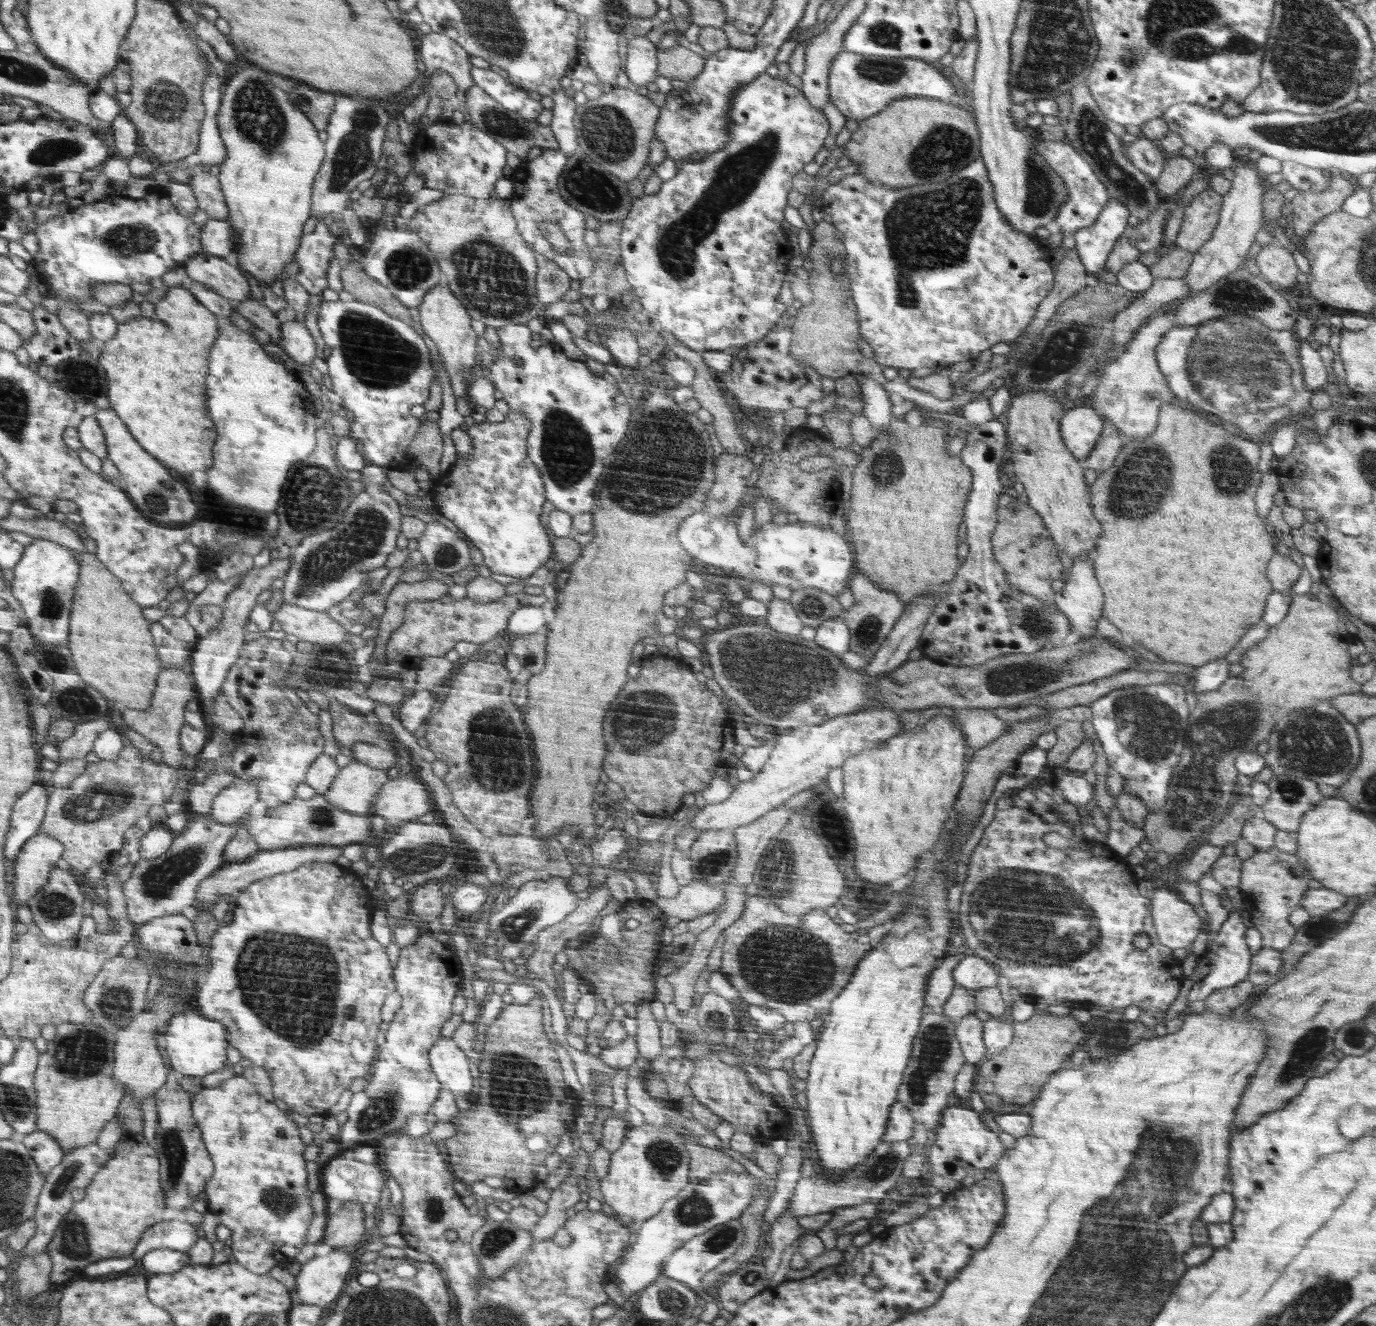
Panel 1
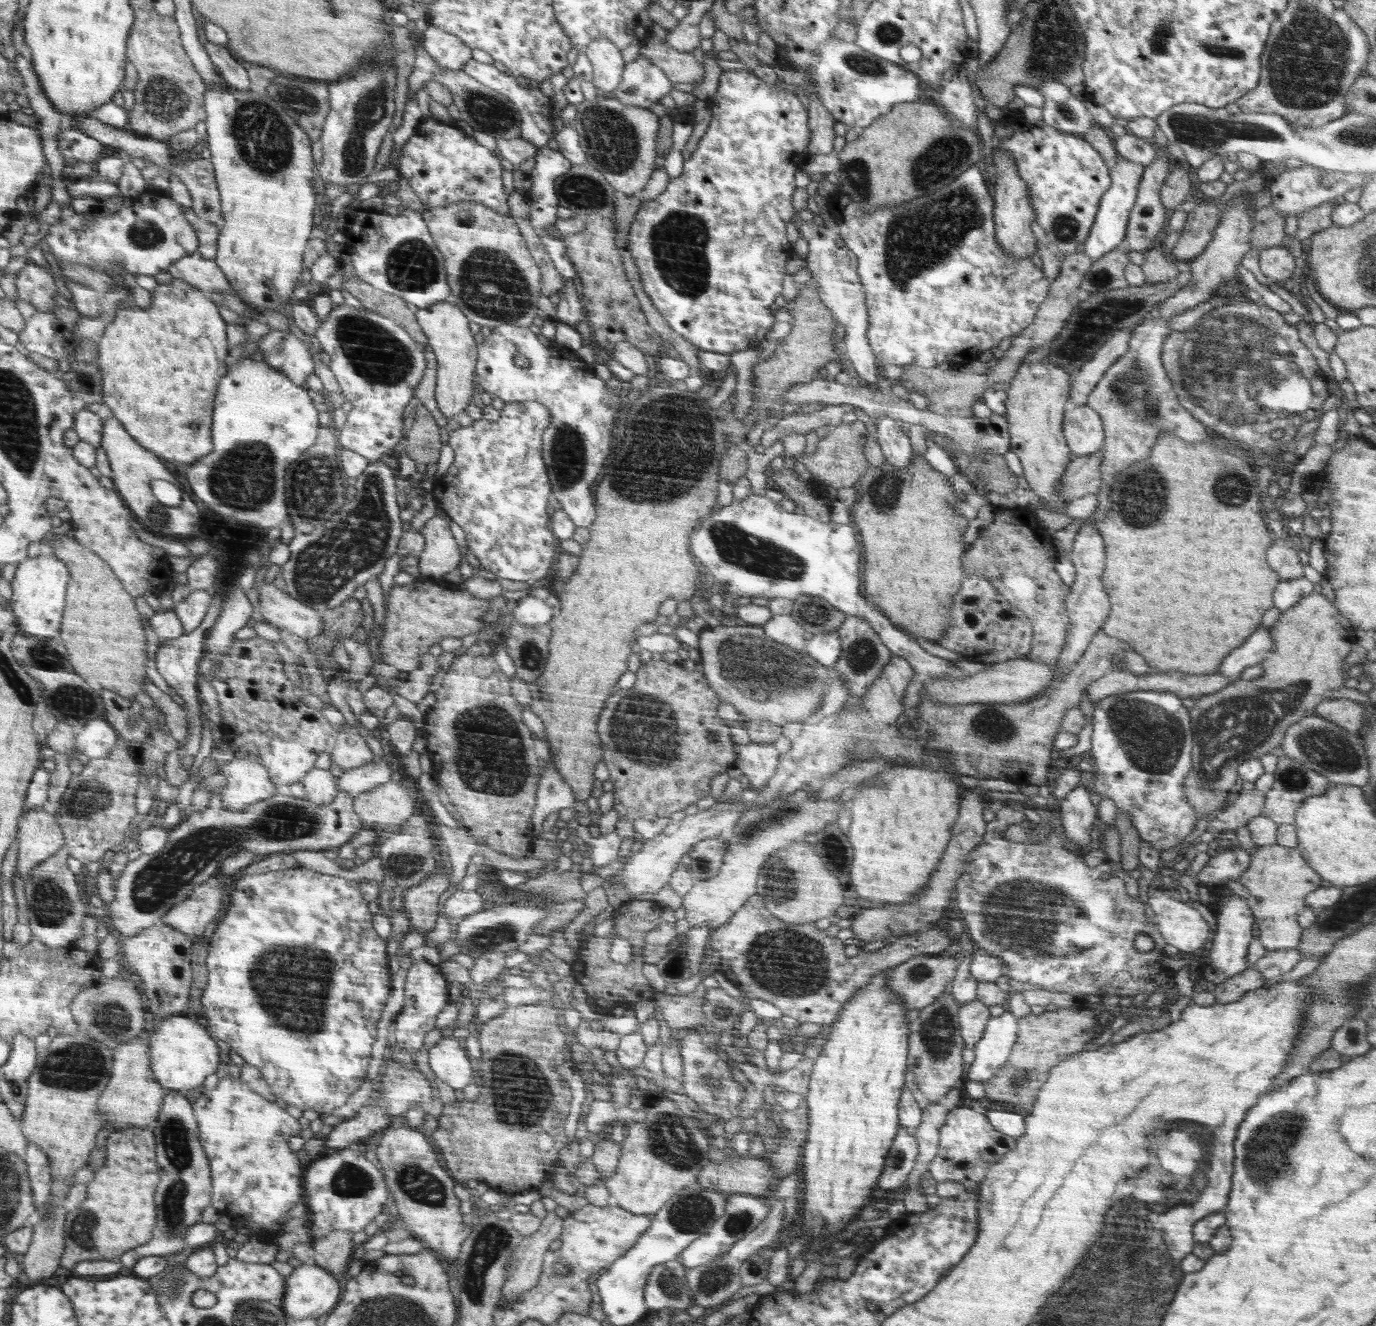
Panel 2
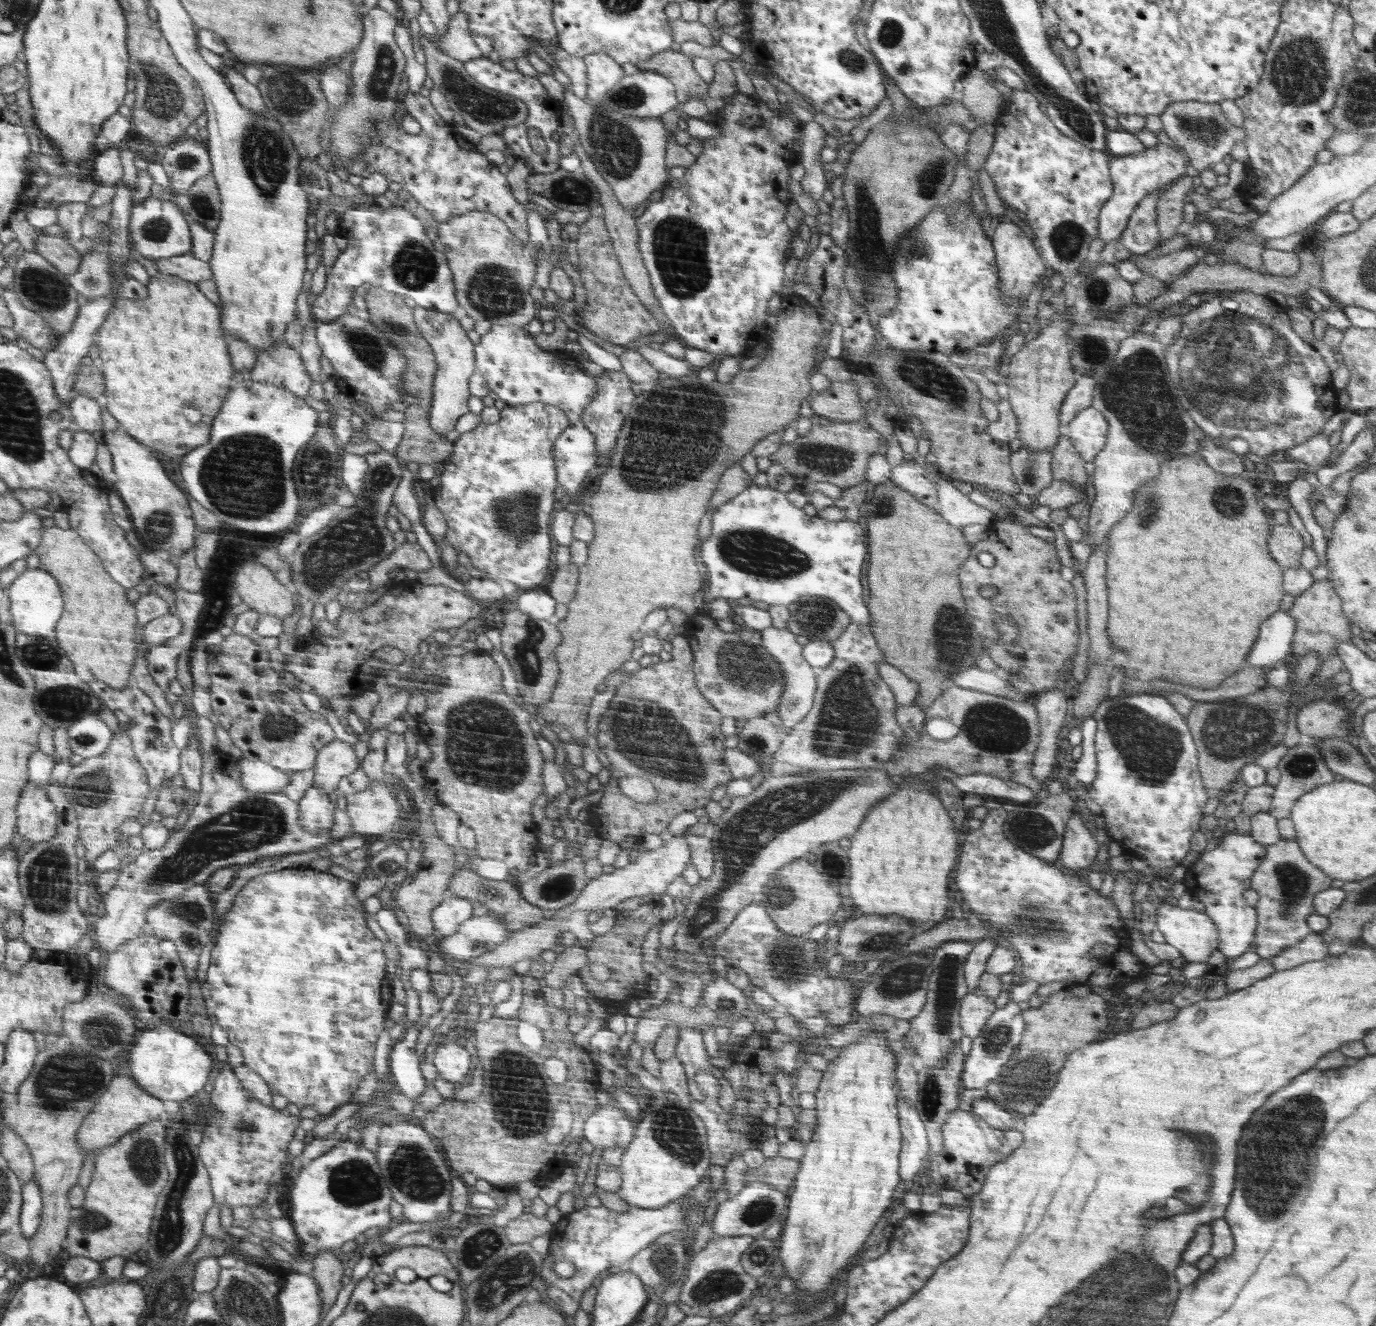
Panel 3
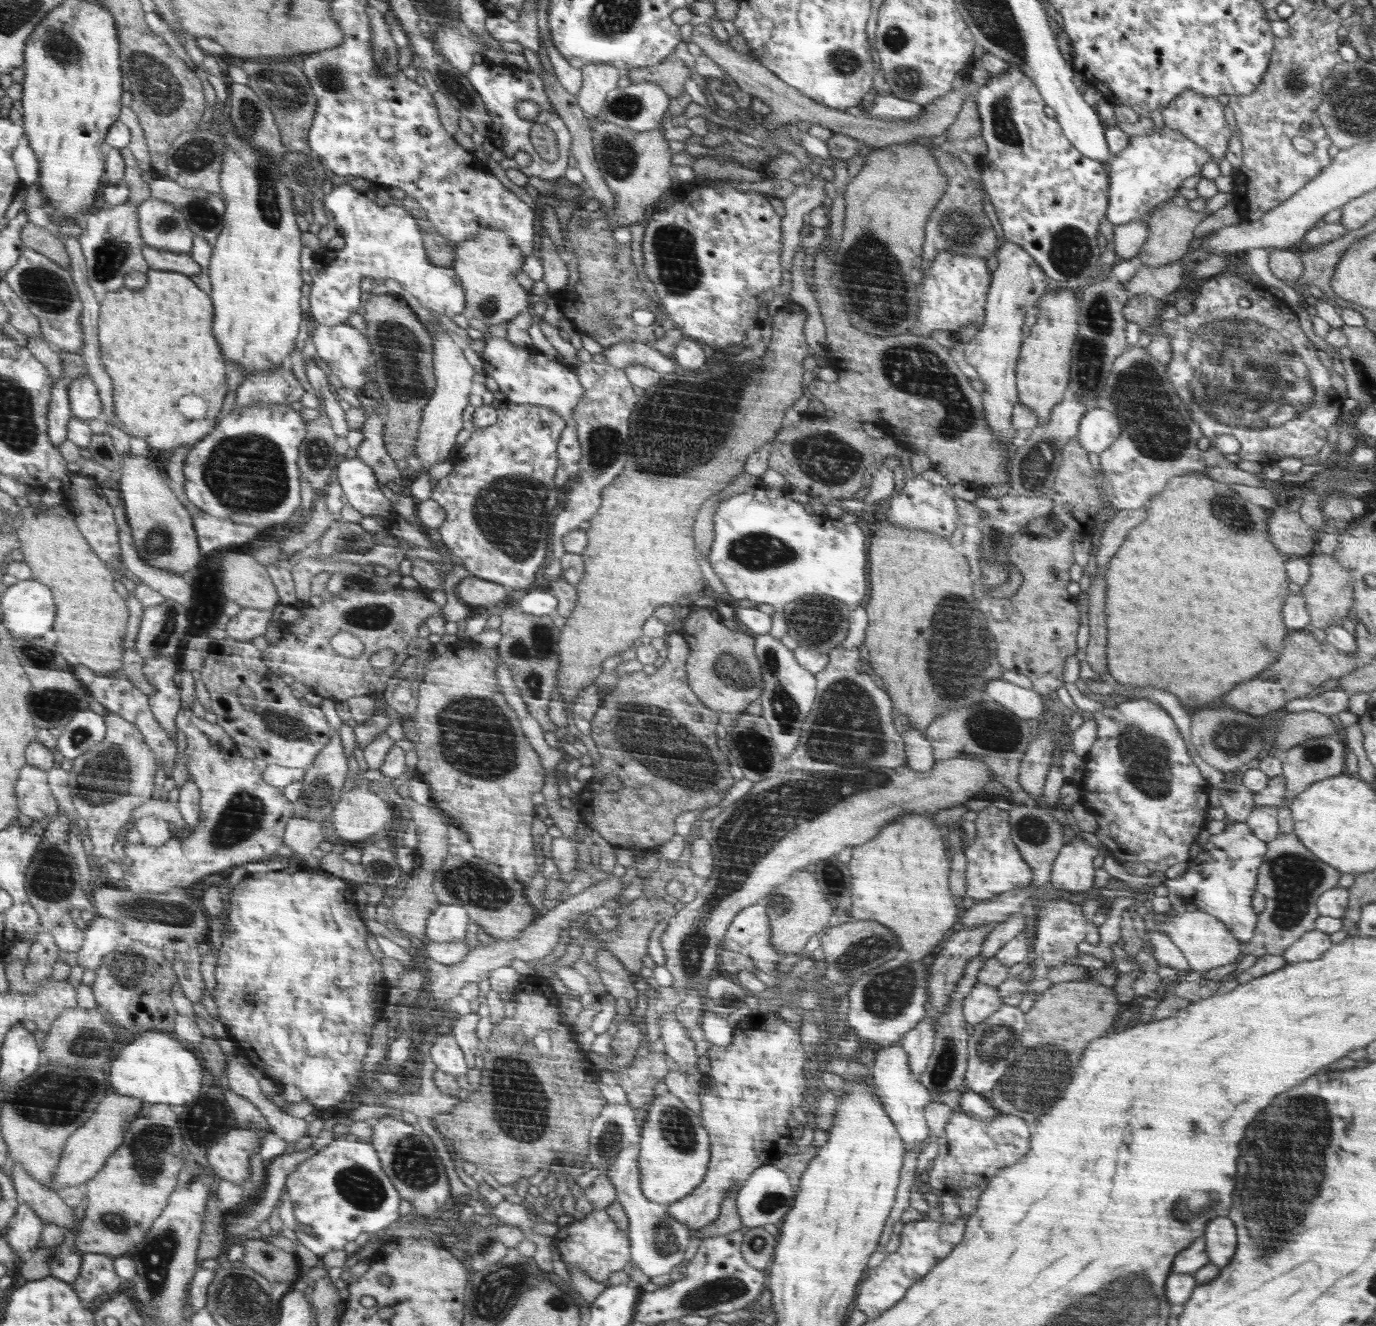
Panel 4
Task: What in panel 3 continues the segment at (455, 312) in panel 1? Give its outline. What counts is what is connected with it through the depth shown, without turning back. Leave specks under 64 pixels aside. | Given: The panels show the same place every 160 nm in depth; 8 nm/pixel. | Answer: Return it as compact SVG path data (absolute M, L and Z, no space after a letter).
M416 305L414 308L414 321L417 329L421 331L431 345L433 345L437 360L437 379L434 380L433 402L430 412L430 425L434 432L440 433L442 437L448 434L454 436L454 427L457 426L457 420L461 419L462 414L468 412L468 378L474 372L474 351L472 342L468 340L464 328L460 328L458 320L454 320L452 315L446 312L438 312L434 309L424 308Z

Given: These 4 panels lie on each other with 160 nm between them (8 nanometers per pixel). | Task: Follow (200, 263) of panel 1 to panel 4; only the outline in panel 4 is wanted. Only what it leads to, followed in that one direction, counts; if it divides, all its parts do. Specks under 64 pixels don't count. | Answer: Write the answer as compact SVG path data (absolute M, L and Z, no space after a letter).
M145 245L143 253L154 270L183 272L188 276L206 272L189 253L163 251L148 245Z

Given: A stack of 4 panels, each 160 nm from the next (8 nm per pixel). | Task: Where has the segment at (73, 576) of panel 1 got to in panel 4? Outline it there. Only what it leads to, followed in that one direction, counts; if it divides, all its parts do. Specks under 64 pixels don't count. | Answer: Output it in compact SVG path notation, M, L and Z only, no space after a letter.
M33 578L9 588L3 600L5 624L14 636L44 636L54 628L58 618L52 590Z

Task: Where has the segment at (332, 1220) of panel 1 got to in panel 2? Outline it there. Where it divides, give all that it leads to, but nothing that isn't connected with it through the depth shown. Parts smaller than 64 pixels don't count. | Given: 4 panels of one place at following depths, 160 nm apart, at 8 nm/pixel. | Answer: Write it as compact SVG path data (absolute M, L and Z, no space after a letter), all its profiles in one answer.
M338 1230L330 1232L322 1240L312 1241L314 1260L320 1268L337 1272L338 1276L345 1276L348 1264L356 1246L352 1242L352 1232Z

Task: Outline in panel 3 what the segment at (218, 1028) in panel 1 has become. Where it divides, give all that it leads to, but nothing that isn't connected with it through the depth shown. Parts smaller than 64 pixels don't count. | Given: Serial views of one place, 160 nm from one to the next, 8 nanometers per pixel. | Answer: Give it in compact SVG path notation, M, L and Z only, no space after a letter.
M162 1026L140 1036L136 1048L125 1056L126 1064L130 1065L134 1080L150 1094L165 1101L184 1102L188 1096L204 1088L212 1070L212 1058L202 1050L200 1043L196 1038L186 1036L185 1028Z

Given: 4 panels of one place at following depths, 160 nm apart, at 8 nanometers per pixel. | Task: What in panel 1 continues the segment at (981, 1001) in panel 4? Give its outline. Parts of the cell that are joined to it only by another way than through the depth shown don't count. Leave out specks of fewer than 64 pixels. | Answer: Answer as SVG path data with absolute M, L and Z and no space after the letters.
M974 1013L964 1016L957 1024L956 1036L965 1052L966 1062L977 1066L984 1061L983 1022L978 1016Z

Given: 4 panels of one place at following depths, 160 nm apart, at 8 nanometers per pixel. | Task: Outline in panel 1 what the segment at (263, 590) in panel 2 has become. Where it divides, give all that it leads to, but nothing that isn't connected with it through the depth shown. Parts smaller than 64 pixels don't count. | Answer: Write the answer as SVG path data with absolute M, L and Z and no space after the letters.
M282 603L272 614L276 627L296 636L299 641L338 645L348 637L347 624L330 618L325 611Z

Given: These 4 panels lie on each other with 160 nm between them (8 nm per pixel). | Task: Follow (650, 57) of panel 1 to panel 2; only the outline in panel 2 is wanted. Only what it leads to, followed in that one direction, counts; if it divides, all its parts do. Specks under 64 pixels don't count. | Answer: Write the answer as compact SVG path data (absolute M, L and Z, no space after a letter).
M638 56L634 62L626 64L621 86L612 94L624 105L653 110L660 109L660 99L670 95L671 90L666 74L650 60Z

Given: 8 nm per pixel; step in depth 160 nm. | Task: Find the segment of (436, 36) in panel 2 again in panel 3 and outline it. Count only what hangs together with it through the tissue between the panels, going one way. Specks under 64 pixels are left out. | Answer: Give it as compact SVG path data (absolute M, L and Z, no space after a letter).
M462 11L452 13L445 34L437 41L433 40L440 52L444 52L464 64L483 57L483 53L471 36L468 15Z

